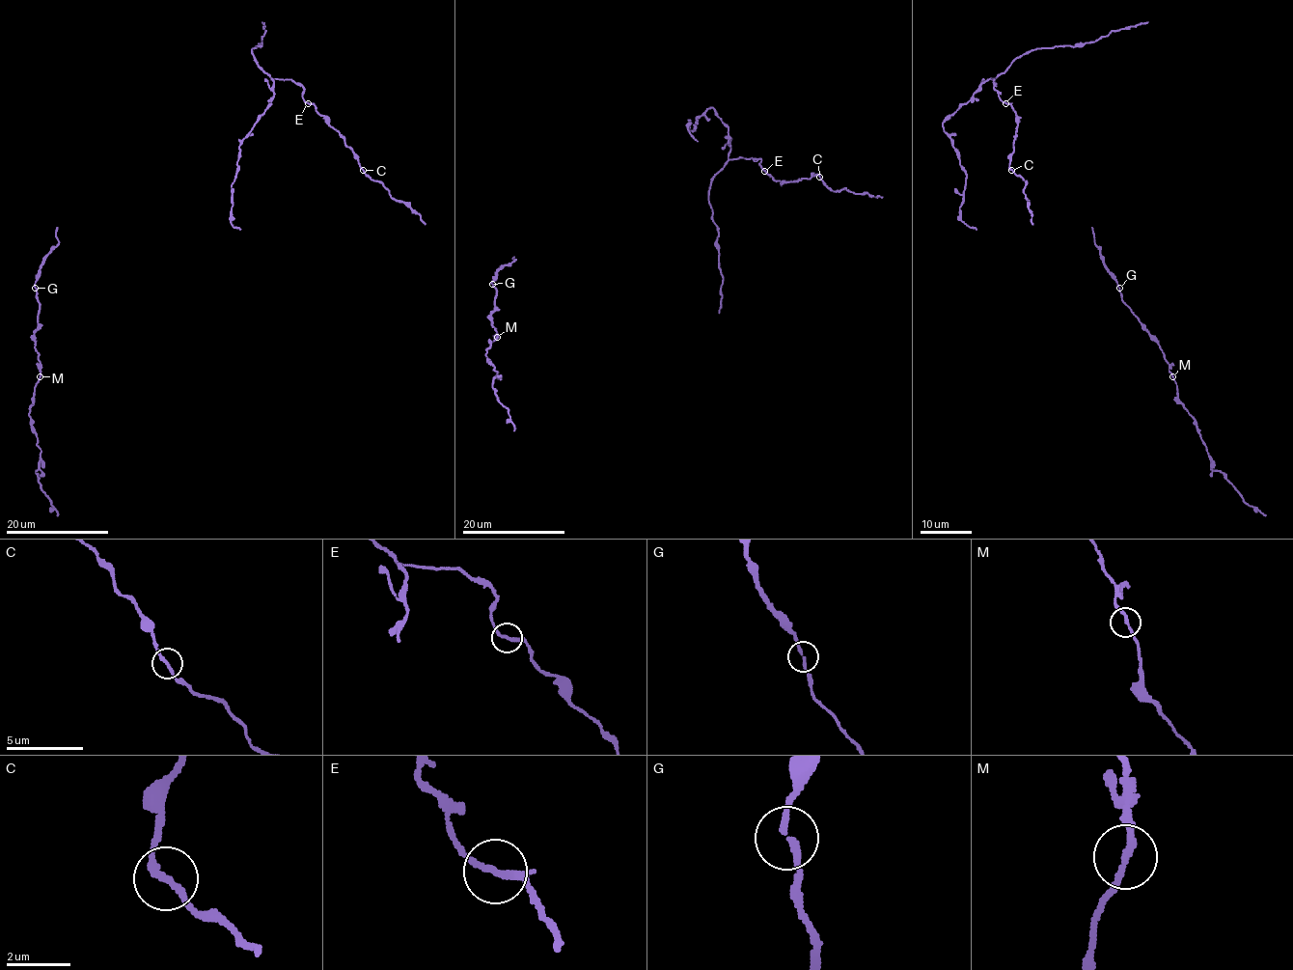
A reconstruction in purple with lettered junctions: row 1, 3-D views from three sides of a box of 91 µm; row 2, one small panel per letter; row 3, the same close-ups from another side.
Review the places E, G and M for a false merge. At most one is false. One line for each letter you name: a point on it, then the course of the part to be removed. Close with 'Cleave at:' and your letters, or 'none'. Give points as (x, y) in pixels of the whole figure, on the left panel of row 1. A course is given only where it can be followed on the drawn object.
Cleave at: none

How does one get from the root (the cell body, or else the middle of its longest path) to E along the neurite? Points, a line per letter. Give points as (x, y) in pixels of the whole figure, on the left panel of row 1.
E: (233, 228), (232, 183), (239, 145), (271, 104), (271, 78), (298, 83), (307, 102)

